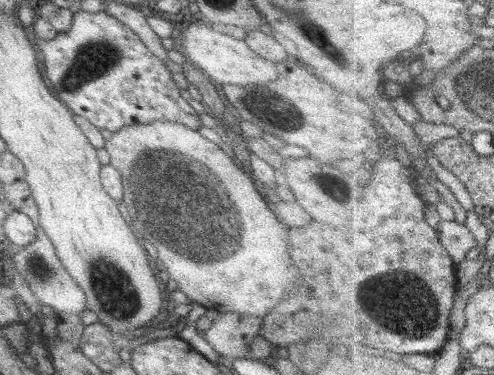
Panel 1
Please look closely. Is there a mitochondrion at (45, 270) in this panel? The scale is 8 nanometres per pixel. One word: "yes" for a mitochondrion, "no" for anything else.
yes

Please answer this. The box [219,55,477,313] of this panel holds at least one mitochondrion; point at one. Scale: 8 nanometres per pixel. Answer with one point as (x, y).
(333, 188)

